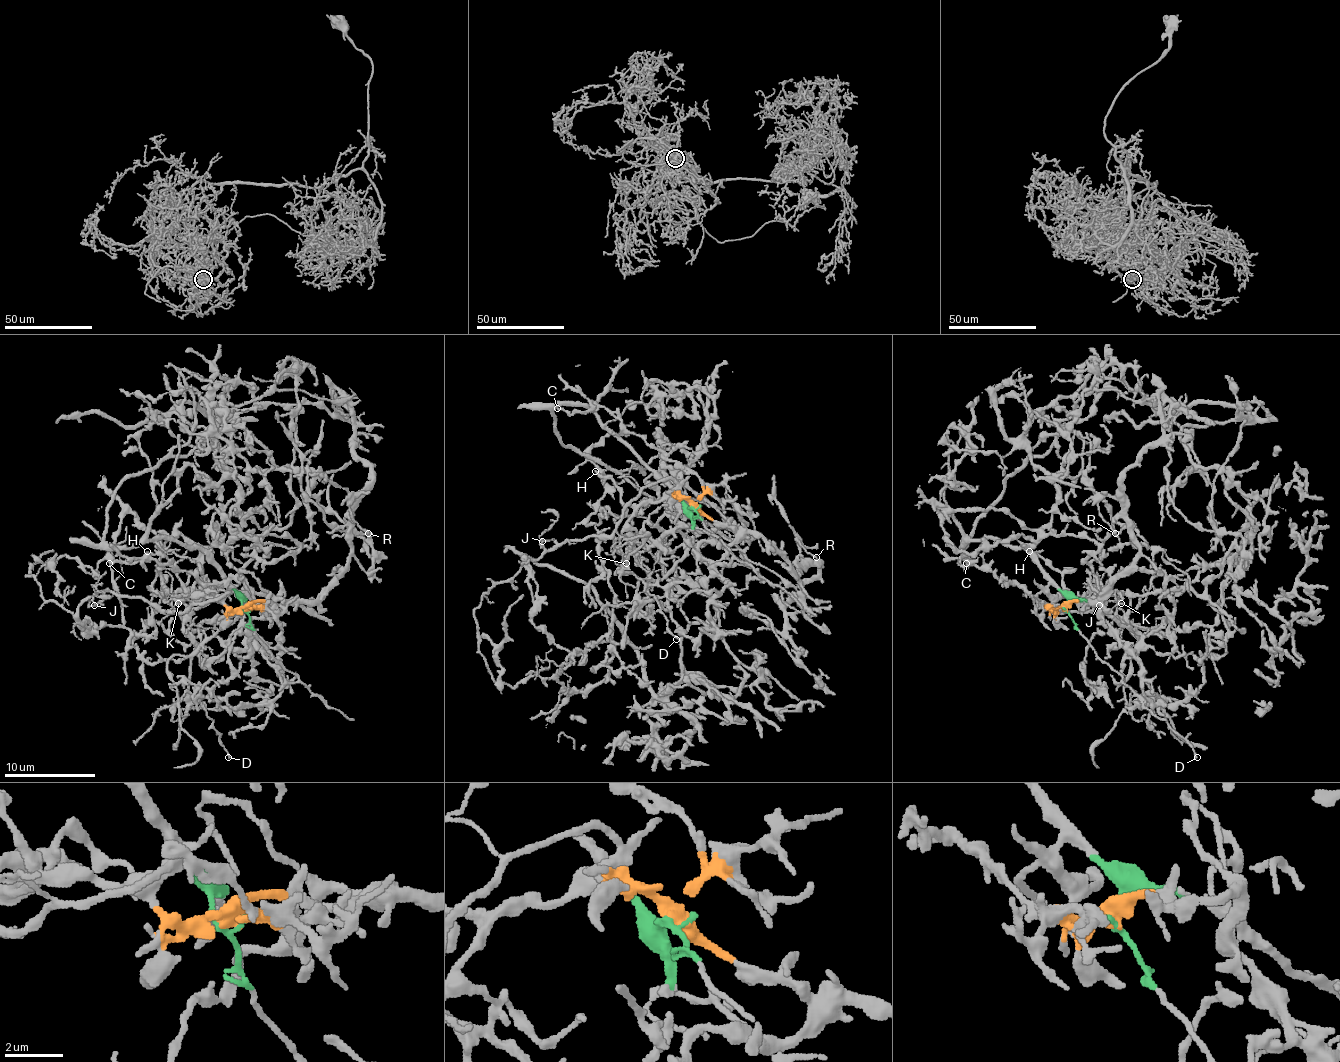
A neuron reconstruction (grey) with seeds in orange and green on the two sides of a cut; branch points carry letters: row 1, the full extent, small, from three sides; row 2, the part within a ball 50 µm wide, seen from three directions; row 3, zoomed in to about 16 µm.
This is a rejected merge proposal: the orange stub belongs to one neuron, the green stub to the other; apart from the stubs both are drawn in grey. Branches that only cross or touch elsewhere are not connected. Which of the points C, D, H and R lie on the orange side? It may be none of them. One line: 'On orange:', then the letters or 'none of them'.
On orange: C, H, R

